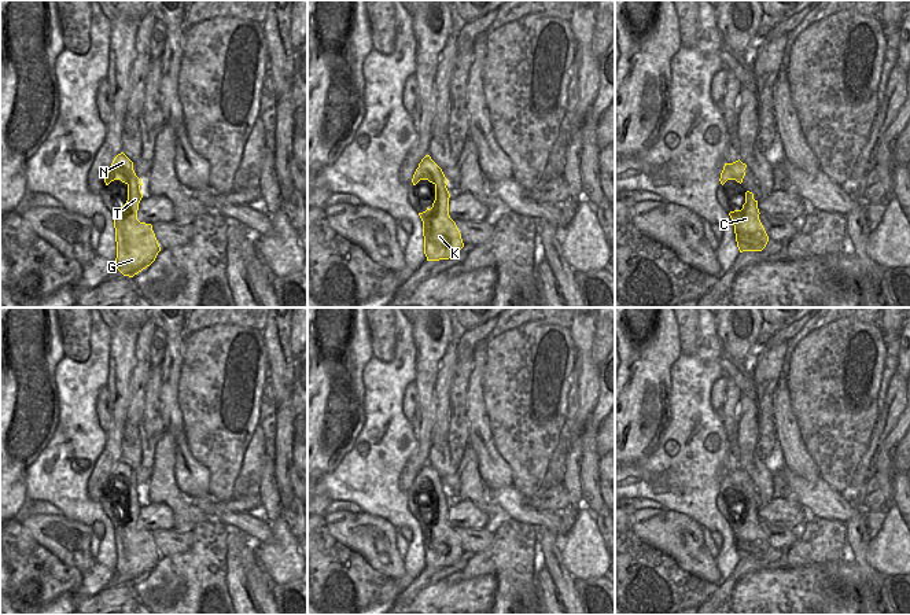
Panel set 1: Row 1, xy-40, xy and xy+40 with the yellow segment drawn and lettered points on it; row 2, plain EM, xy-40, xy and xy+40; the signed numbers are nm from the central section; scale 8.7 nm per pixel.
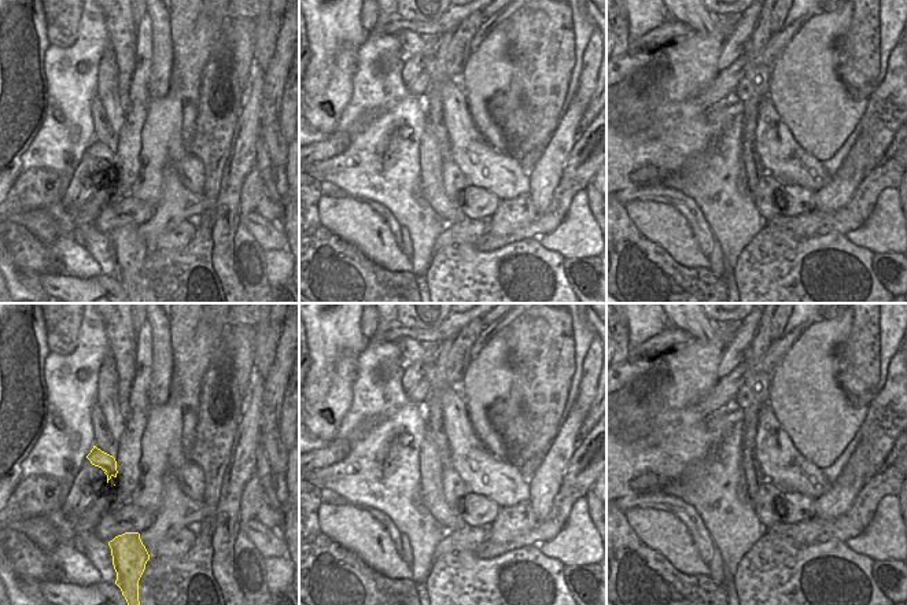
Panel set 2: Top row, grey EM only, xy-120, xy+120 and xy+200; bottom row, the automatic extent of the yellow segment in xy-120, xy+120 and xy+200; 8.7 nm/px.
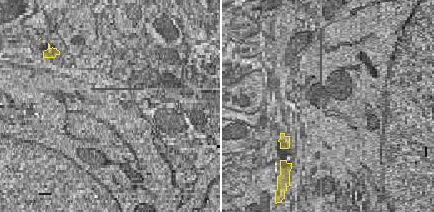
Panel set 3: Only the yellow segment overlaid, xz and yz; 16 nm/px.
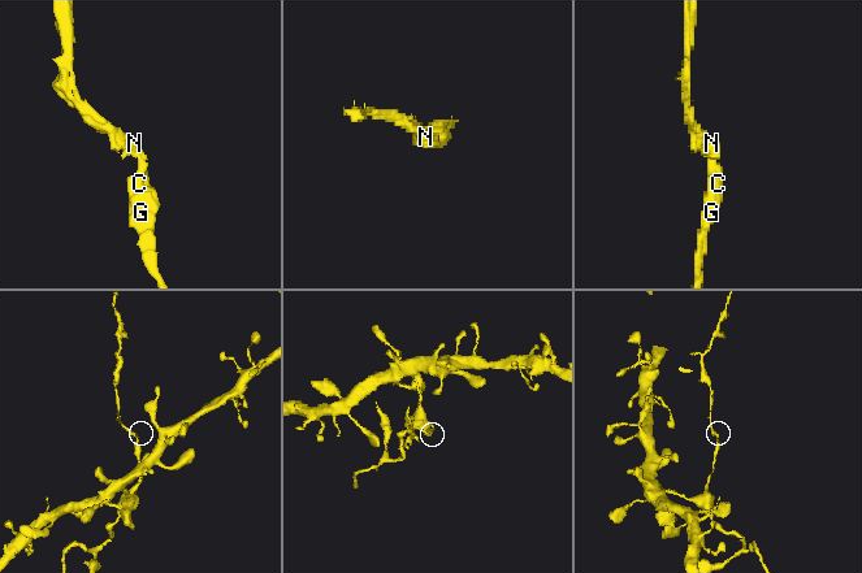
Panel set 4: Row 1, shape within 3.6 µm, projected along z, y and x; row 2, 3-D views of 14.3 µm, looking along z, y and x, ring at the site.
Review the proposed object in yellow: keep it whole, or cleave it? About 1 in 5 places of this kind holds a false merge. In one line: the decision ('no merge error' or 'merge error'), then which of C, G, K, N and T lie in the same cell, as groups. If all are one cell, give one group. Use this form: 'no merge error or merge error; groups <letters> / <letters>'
no merge error; groups C G K N T

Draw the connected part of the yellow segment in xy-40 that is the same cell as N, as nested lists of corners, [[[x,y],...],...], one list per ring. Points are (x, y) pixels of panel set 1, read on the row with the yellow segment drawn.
[[[124,152],[114,158],[104,183],[108,185],[114,180],[128,185],[126,203],[113,211],[117,242],[115,266],[124,276],[133,277],[155,261],[161,247],[152,225],[137,220],[143,184],[133,170],[133,162]]]

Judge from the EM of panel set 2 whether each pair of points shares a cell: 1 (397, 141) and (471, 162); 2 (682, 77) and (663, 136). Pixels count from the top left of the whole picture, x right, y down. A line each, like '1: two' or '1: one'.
1: two
2: one

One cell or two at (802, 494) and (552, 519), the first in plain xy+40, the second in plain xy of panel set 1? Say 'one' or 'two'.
one

